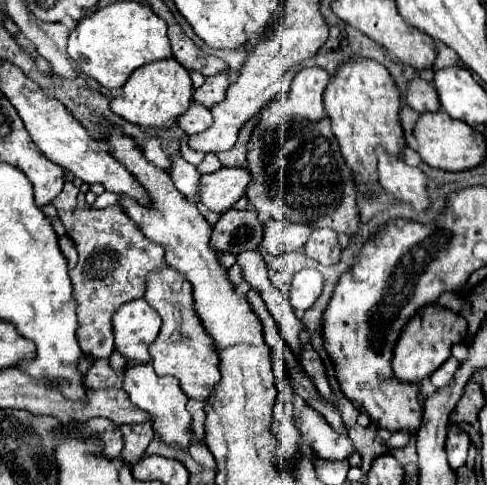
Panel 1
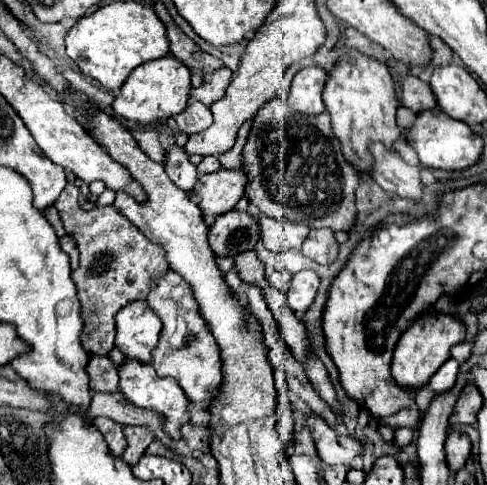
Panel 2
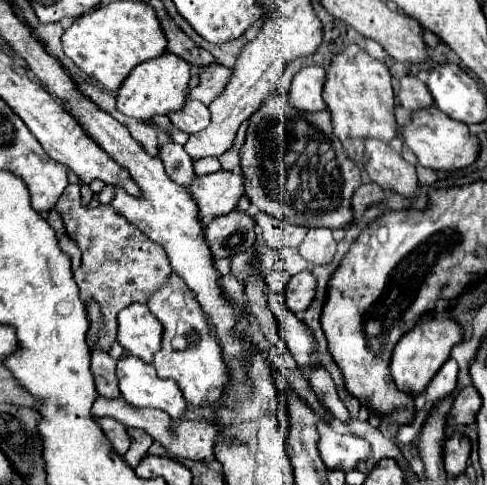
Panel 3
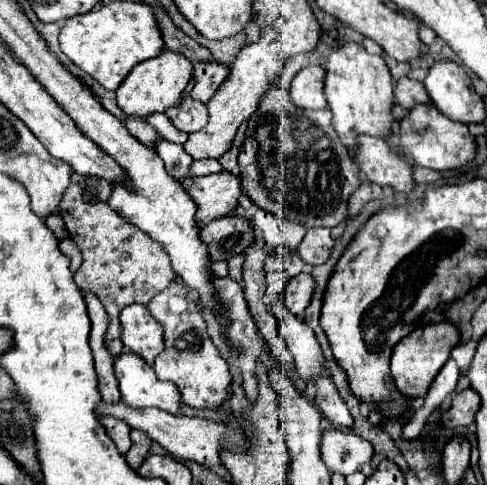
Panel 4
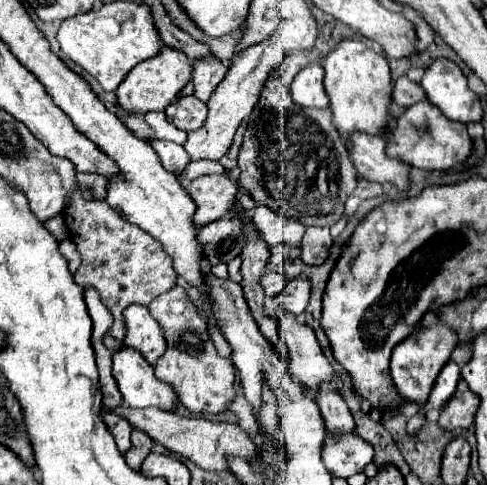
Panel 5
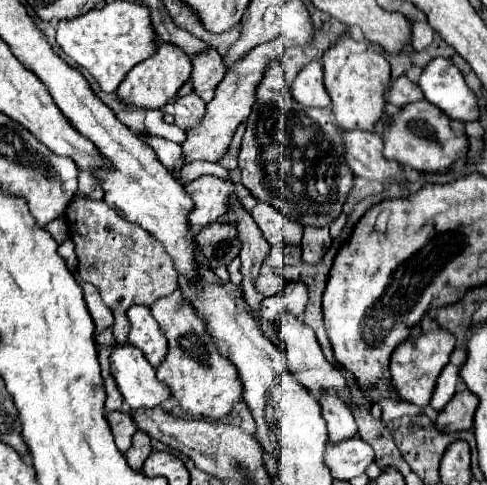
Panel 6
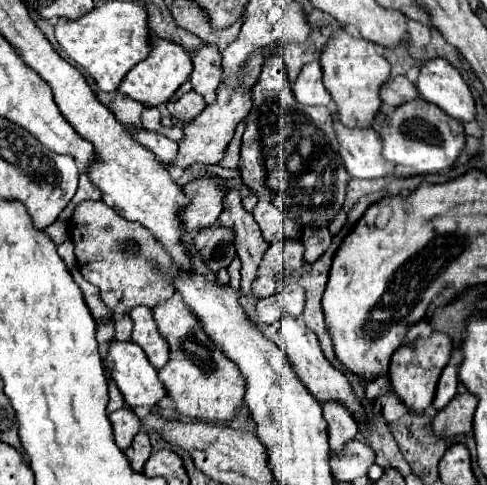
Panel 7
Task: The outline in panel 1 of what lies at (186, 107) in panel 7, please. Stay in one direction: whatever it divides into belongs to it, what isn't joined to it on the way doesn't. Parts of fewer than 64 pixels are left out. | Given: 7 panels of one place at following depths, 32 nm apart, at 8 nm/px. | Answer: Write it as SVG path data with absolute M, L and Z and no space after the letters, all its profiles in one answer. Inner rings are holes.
M192 102L190 108L188 108L188 112L178 118L178 126L180 126L188 136L204 132L210 124L212 124L212 114L210 114L210 110L204 108L204 106L200 106L200 104L196 104L196 102Z

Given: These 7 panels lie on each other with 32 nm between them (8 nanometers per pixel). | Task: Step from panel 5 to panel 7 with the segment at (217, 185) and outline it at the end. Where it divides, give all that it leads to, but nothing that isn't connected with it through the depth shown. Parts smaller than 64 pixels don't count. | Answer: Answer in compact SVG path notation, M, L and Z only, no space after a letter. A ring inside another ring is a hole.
M202 176L192 180L192 202L184 208L182 224L184 230L210 228L218 222L218 216L224 210L224 196L228 186L222 186L218 178Z

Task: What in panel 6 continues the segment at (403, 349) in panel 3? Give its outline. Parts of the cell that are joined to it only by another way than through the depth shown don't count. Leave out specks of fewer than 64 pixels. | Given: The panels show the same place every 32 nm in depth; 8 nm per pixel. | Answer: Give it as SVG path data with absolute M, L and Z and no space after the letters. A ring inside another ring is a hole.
M432 328L424 334L416 334L410 336L408 340L404 340L394 352L392 352L392 360L390 360L390 374L392 374L392 384L398 392L398 396L410 404L416 404L420 408L426 408L432 396L432 390L436 386L436 380L442 372L442 368L448 364L448 358L454 350L456 338L454 334L450 334L446 328Z

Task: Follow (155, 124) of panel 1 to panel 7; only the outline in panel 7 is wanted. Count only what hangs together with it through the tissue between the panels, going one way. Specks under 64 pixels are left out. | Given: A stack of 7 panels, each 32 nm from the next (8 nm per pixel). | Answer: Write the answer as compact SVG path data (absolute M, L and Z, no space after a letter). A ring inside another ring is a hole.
M152 38L152 52L146 60L138 62L122 80L118 92L122 92L124 96L136 100L142 106L160 106L166 104L174 92L190 78L192 72L192 58L186 50L182 50L176 42L168 42L168 40L160 40L160 38Z

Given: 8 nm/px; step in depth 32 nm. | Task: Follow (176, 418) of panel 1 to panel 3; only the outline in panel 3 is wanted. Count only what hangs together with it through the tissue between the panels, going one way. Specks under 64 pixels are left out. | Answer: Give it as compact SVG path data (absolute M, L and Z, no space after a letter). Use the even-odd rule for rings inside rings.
M122 356L118 362L118 380L124 400L132 406L150 406L166 412L172 420L180 420L186 414L186 400L174 380L162 380L156 376L152 364Z

